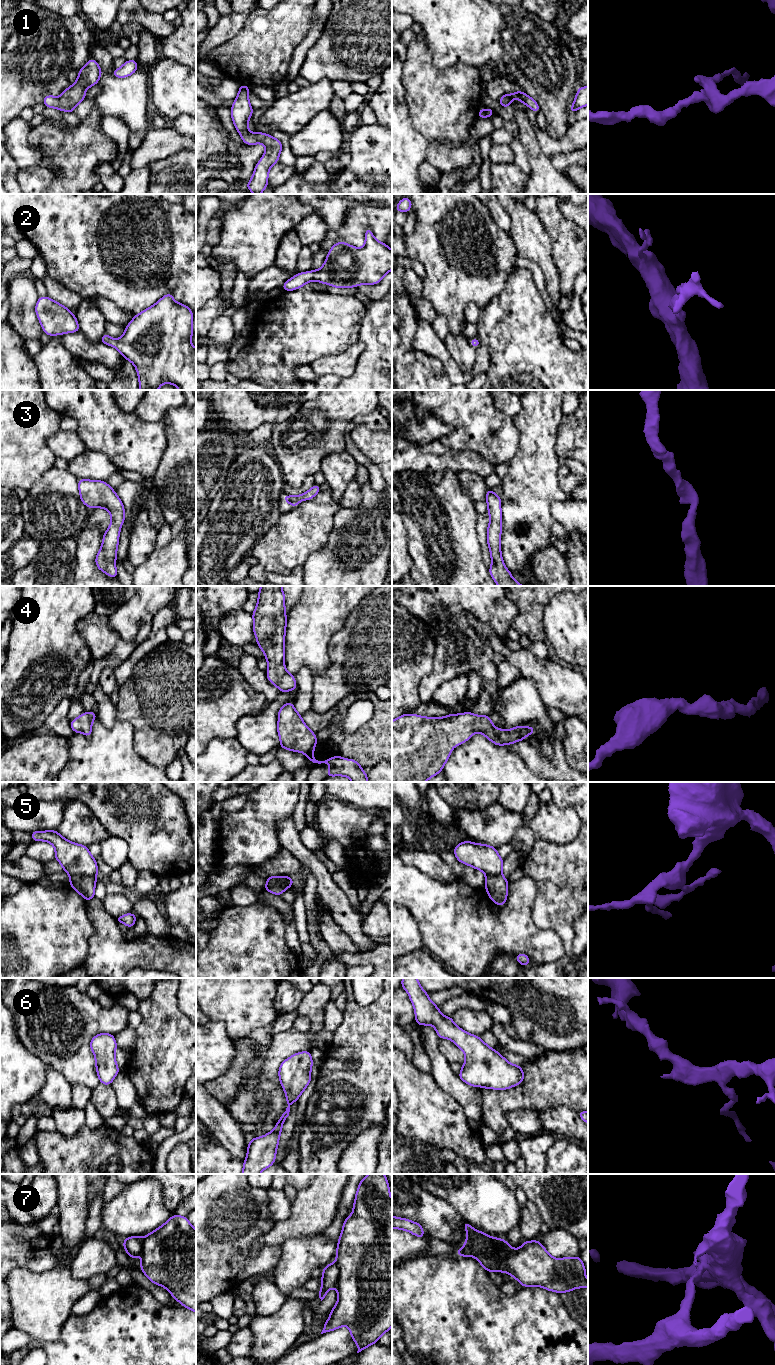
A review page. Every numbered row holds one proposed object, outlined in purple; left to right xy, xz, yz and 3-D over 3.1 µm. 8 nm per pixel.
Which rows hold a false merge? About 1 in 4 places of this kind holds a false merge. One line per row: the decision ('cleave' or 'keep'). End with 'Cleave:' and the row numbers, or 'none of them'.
1: keep
2: keep
3: keep
4: keep
5: cleave
6: keep
7: cleave
Cleave: 5, 7

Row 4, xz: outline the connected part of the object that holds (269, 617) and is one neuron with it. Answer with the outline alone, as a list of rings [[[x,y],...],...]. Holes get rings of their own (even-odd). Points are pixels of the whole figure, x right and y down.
[[[261,586],[253,616],[253,632],[268,662],[267,678],[279,692],[297,689],[294,675],[284,665],[286,610],[282,586]]]

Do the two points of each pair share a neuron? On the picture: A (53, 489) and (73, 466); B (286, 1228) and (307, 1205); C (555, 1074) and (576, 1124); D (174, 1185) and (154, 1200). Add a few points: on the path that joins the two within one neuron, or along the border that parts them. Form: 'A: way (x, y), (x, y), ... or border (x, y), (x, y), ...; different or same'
A: border (66, 470), (77, 479); different
B: way (292, 1222), (303, 1211); same
C: border (546, 1109), (566, 1106), (577, 1113); different
D: border (160, 1184), (163, 1203), (173, 1213); different

